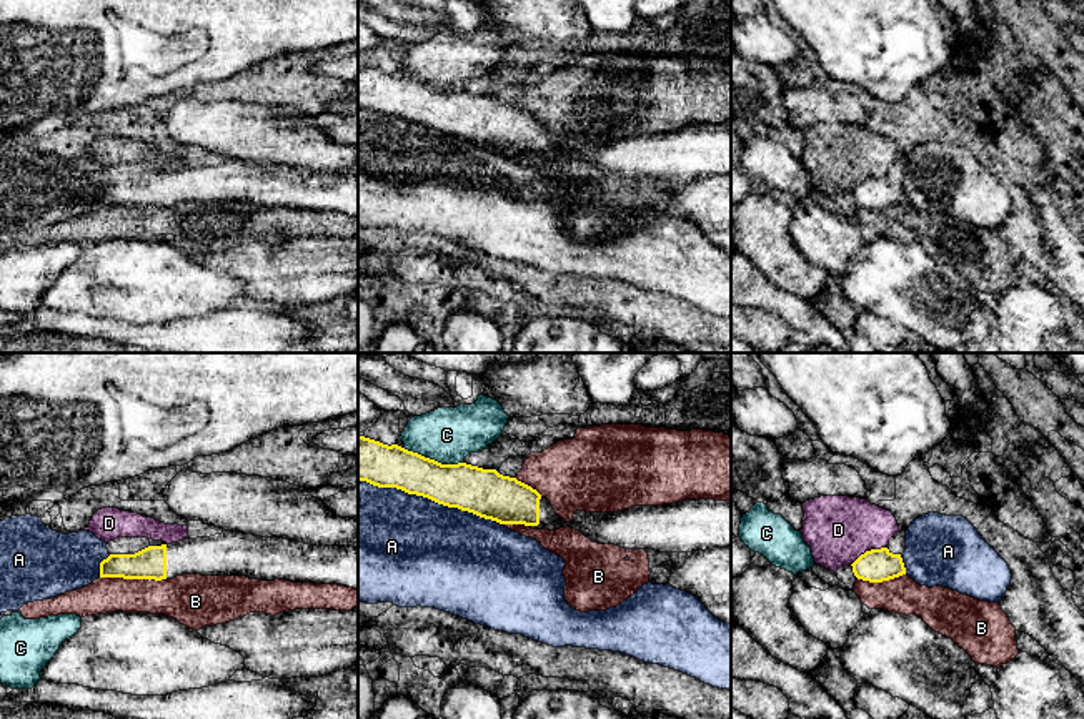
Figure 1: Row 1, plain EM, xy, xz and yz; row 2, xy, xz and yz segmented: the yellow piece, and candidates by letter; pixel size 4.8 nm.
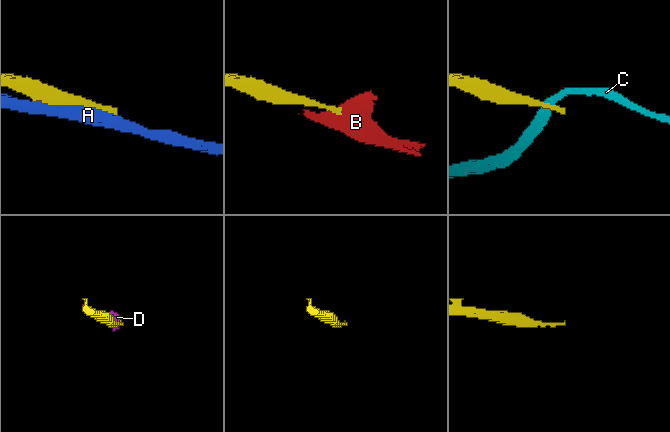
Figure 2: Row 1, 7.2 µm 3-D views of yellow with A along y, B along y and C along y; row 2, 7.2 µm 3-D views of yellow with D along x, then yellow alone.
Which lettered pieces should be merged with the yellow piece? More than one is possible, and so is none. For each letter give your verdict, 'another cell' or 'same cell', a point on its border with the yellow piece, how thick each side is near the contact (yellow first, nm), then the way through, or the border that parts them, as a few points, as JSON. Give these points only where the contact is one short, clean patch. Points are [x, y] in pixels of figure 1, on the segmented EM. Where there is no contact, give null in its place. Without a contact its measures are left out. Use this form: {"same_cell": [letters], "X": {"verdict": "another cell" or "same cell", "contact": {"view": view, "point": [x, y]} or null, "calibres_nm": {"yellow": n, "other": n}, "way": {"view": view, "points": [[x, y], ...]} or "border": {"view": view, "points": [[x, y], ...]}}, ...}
{"same_cell": [], "A": {"verdict": "another cell", "contact": {"view": "xz", "point": [427, 496]}, "calibres_nm": {"yellow": 220, "other": 480}}, "B": {"verdict": "another cell", "contact": {"view": "xy", "point": [134, 578]}, "calibres_nm": {"yellow": 160, "other": 200}}, "C": {"verdict": "another cell", "contact": {"view": "xz", "point": [433, 460]}, "calibres_nm": {"yellow": 220, "other": 280}, "border": {"view": "xz", "points": [[403, 448], [442, 463], [463, 463]]}}, "D": {"verdict": "another cell", "contact": {"view": "yz", "point": [868, 551]}, "calibres_nm": {"yellow": 160, "other": 320}}}

